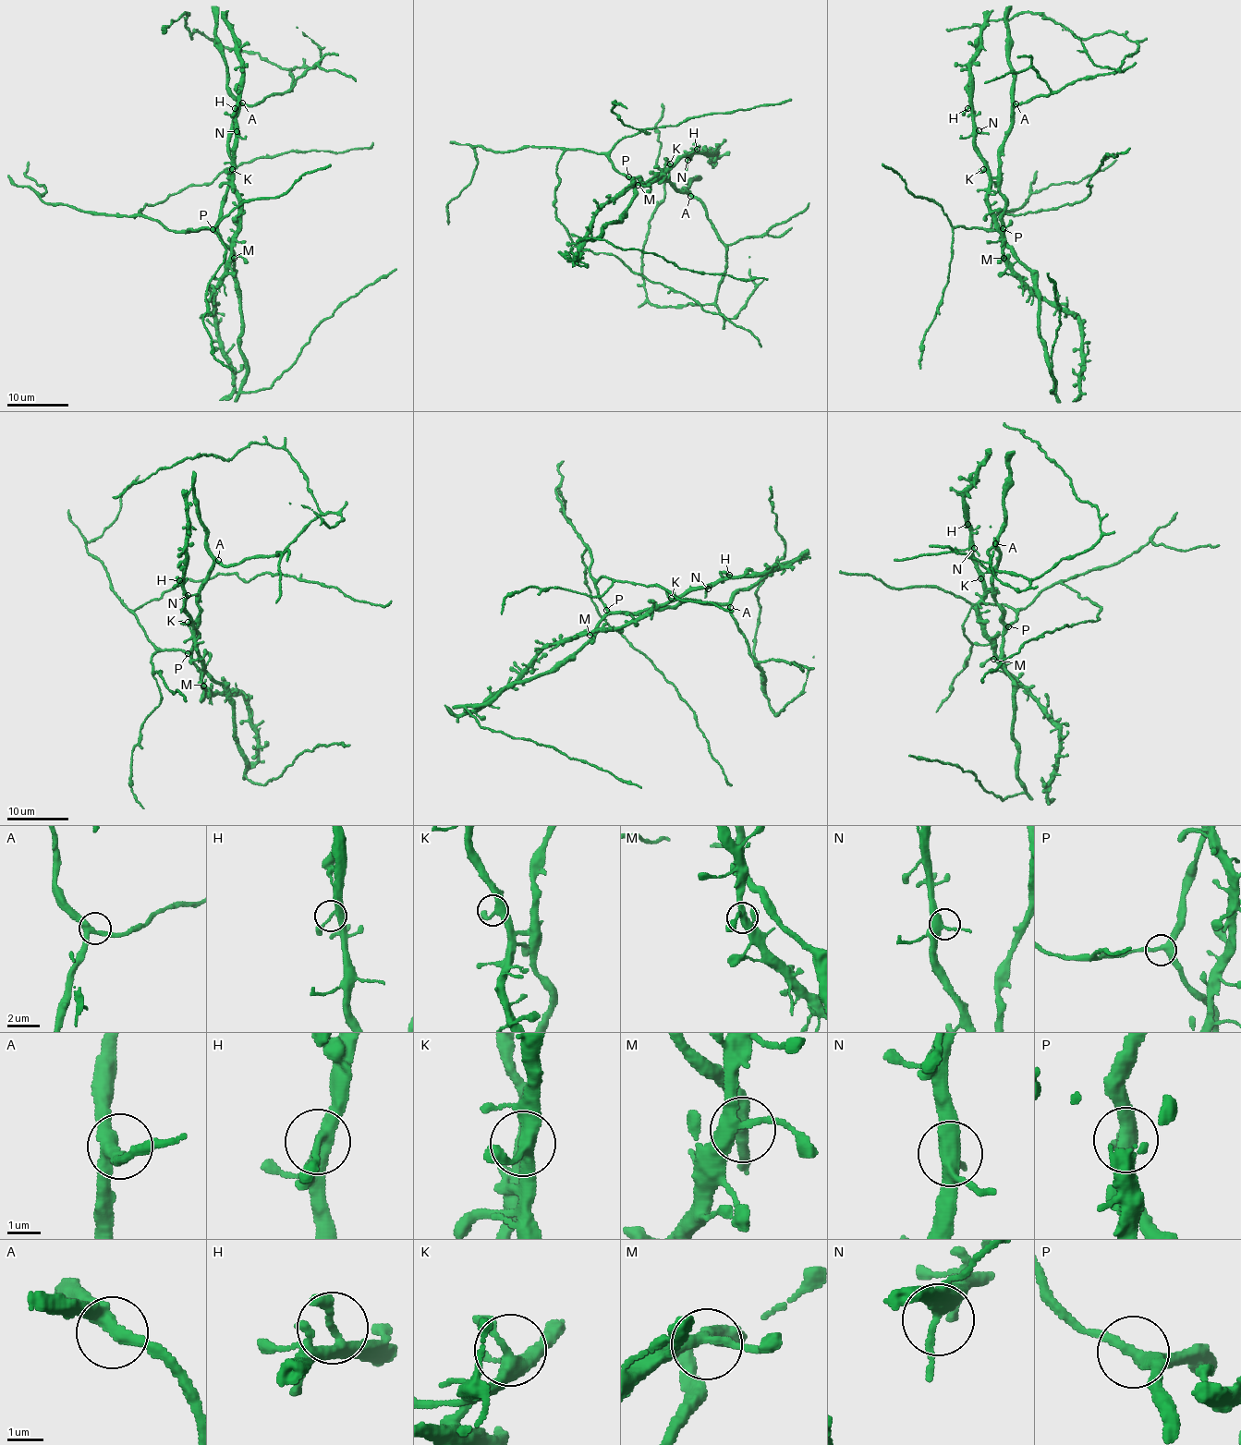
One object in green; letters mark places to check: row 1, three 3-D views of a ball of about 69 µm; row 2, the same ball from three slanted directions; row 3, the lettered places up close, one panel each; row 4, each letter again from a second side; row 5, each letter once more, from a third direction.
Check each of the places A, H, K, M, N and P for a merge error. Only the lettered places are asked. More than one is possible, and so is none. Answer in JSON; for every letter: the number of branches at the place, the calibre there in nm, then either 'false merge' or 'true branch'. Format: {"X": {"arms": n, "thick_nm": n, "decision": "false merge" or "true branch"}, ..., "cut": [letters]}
{"A": {"arms": 3, "thick_nm": 360, "decision": "true branch"}, "H": {"arms": 3, "thick_nm": 260, "decision": "true branch"}, "K": {"arms": 3, "thick_nm": 360, "decision": "true branch"}, "M": {"arms": 3, "thick_nm": 320, "decision": "true branch"}, "N": {"arms": 4, "thick_nm": 400, "decision": "true branch"}, "P": {"arms": 3, "thick_nm": 320, "decision": "true branch"}, "cut": []}

